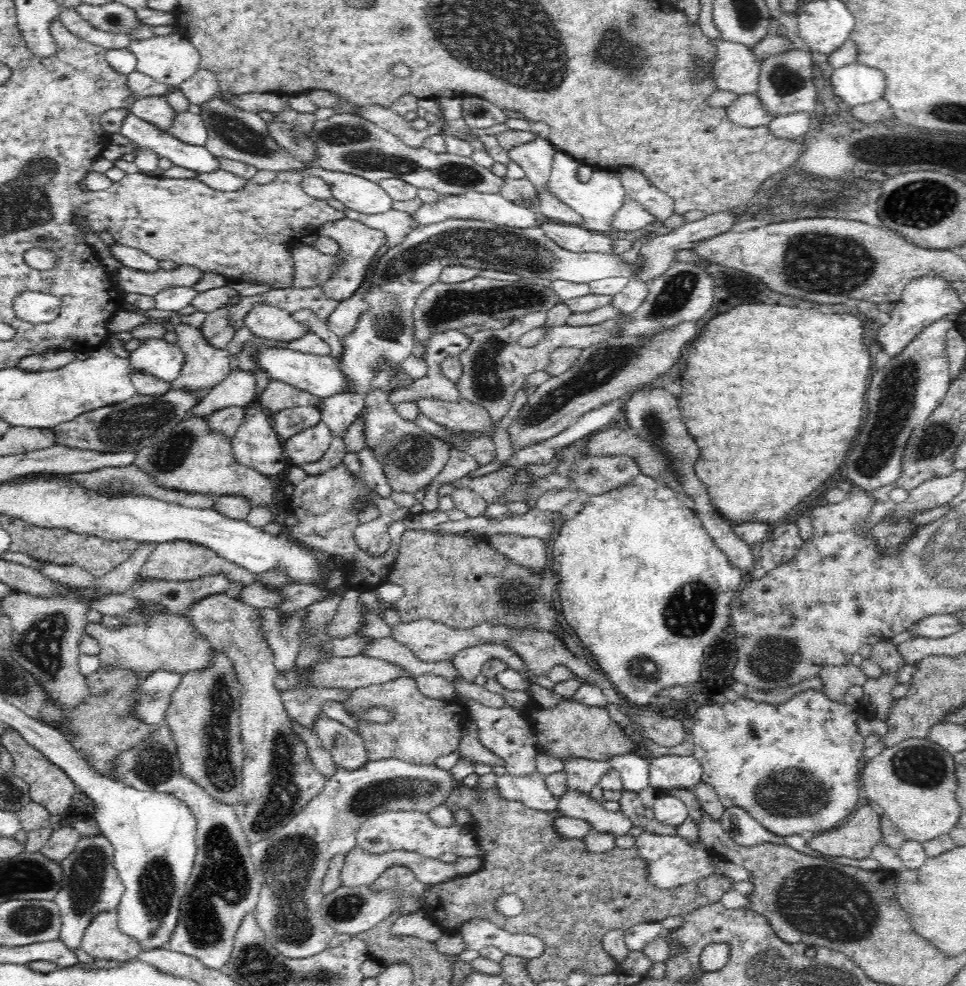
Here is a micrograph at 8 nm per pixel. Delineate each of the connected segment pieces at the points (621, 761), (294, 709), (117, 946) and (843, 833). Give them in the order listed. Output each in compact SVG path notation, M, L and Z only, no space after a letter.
M624 754L610 758L608 762L621 775L623 790L639 793L649 785L650 768L645 758Z
M304 686L292 688L281 693L286 712L291 719L300 723L313 734L313 724L322 715L322 705L327 700L344 702L352 690L344 688L320 688L319 686Z
M117 910L100 912L96 914L96 918L92 918L90 926L84 932L81 947L95 959L120 962L136 958L142 952L136 940L118 928Z
M865 805L844 820L843 826L815 834L807 843L822 856L846 856L860 860L870 857L880 841L880 816Z

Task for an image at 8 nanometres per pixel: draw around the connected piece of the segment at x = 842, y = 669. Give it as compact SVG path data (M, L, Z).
M851 662L843 665L823 666L819 677L822 679L820 690L826 693L826 697L838 703L842 703L844 694L854 684L863 685L868 680L862 668Z

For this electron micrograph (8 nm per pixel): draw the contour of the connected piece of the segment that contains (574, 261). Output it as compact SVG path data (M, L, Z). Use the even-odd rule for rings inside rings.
M450 219L441 223L418 226L412 230L400 242L398 246L388 247L386 253L380 258L377 266L374 268L374 277L372 278L372 288L365 298L368 305L368 312L360 316L354 333L342 337L344 342L344 354L340 360L336 360L340 371L346 374L350 381L350 388L346 393L332 396L324 399L318 406L321 421L332 431L333 436L344 436L348 428L354 424L358 416L364 414L366 396L373 390L370 381L374 377L373 366L380 358L386 362L398 363L401 368L401 362L412 355L414 350L415 325L413 314L416 302L421 292L435 284L439 280L444 269L450 266L466 266L472 269L498 270L510 275L516 274L523 279L534 280L542 278L548 280L565 280L573 283L592 283L604 278L624 277L629 280L638 276L638 267L636 264L624 264L622 258L618 259L618 254L604 254L603 252L574 252L570 248L558 246L554 239L548 238L540 226L530 228L512 228L510 226L500 226L494 222L483 221L481 223L475 220Z

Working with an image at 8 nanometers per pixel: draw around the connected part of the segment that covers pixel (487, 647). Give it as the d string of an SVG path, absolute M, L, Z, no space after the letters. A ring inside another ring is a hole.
M488 643L469 646L458 652L451 661L462 678L473 683L473 680L482 672L482 666L492 658L501 660L507 664L508 669L516 670L526 682L529 682L529 668L524 659L514 649L502 644Z

